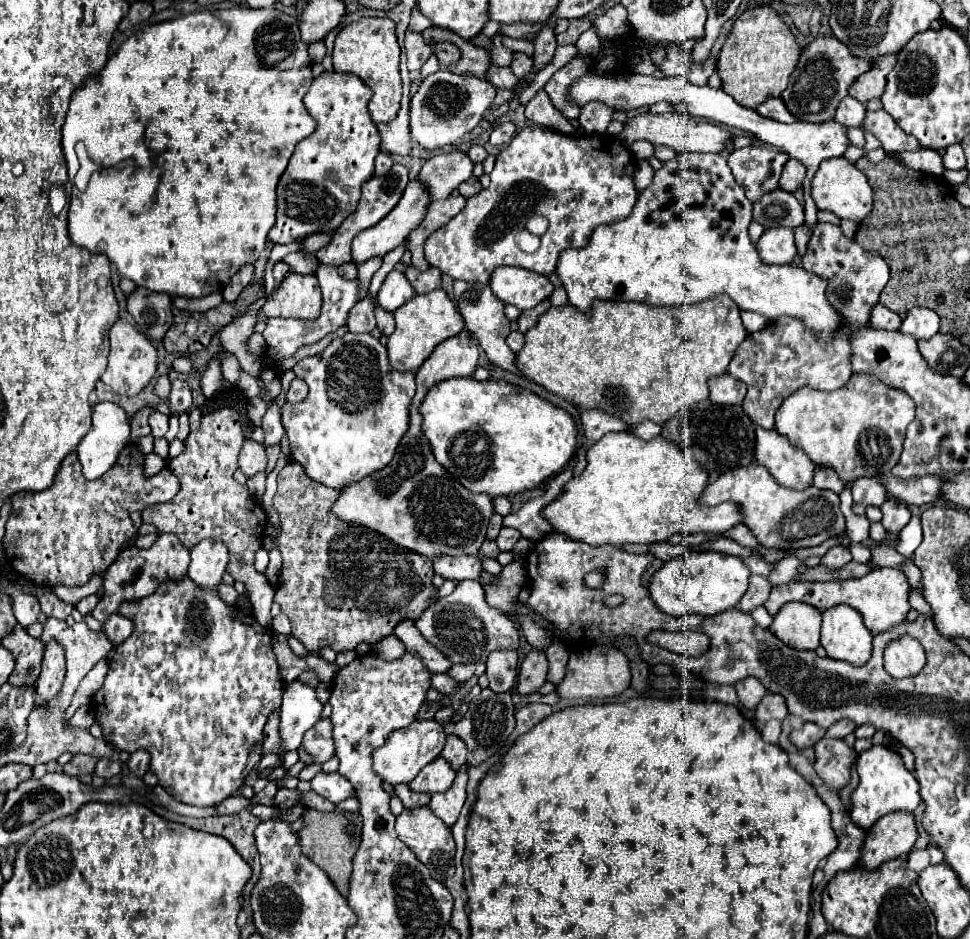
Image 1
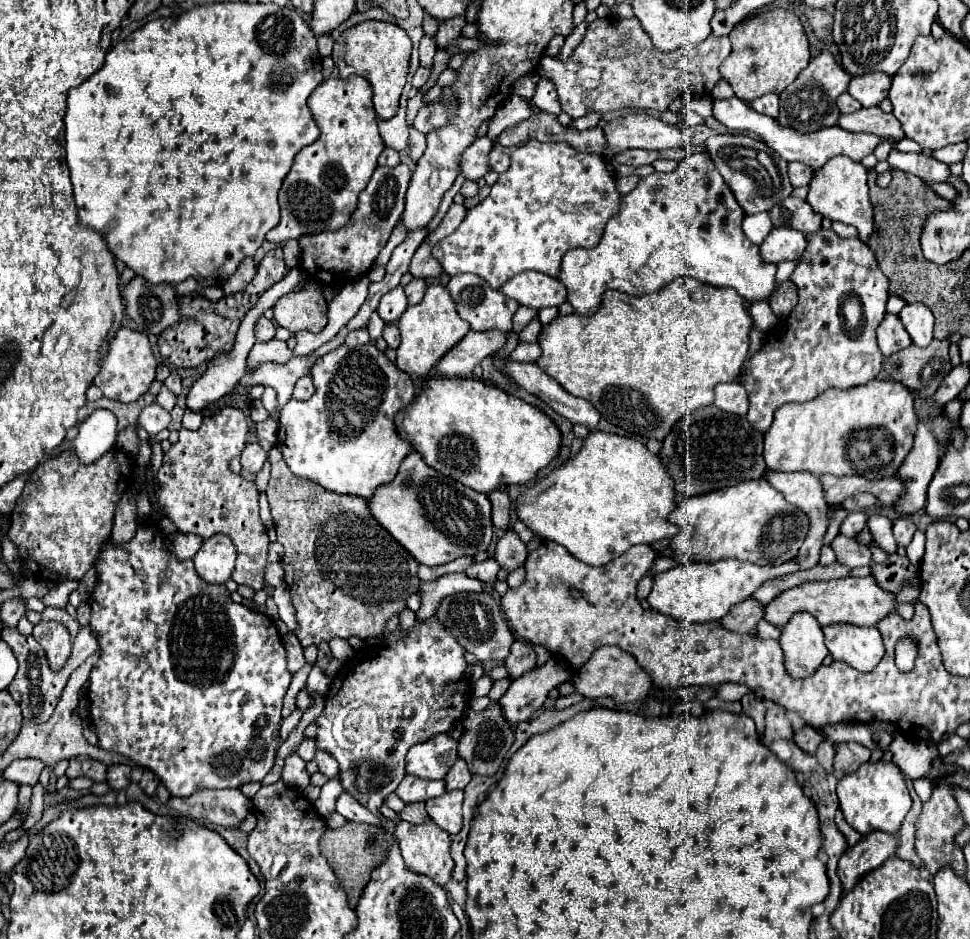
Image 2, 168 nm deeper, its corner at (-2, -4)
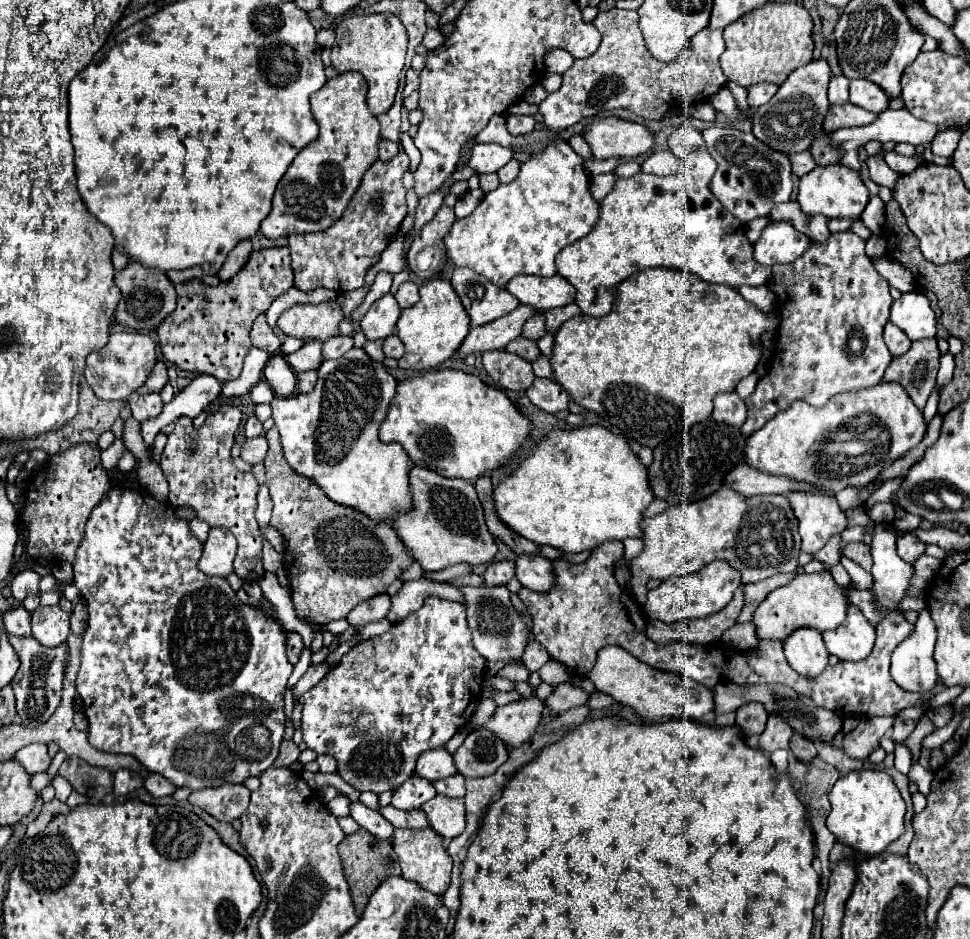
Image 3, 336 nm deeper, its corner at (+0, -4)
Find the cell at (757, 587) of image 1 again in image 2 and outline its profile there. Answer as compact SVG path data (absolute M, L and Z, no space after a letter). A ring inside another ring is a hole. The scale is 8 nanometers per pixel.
M748 598L740 604L736 604L732 608L732 612L728 612L726 616L720 618L720 624L730 630L730 632L738 632L738 634L752 634L756 630L756 624L762 620L764 610L762 604L758 604L756 600Z

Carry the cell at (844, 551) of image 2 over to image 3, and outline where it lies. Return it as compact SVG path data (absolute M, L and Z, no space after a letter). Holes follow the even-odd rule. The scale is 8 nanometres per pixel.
M852 542L852 544L846 544L846 546L842 548L842 556L850 558L850 560L856 562L858 566L862 566L864 570L870 570L870 568L872 568L870 546L864 544L864 542Z

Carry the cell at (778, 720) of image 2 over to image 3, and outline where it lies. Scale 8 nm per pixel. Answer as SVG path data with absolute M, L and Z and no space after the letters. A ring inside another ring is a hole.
M770 716L766 730L760 734L760 748L766 754L772 754L778 748L788 750L788 740L792 734L794 734L794 728L790 728L790 724L782 720L782 716Z

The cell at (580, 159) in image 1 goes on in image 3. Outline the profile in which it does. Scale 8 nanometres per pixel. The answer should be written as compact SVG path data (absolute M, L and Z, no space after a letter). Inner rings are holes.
M552 140L542 152L530 154L516 180L490 190L470 216L456 220L444 244L456 268L470 268L504 288L518 274L554 276L556 254L588 236L598 218L600 202L590 192L584 160L566 140Z

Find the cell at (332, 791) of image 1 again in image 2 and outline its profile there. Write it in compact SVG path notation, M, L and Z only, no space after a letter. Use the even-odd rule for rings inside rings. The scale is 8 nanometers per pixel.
M346 792L340 794L340 798L336 800L336 812L340 812L346 820L350 822L366 822L372 826L380 826L384 824L376 814L372 814L366 806L362 806L360 802L352 800L352 796L348 796Z

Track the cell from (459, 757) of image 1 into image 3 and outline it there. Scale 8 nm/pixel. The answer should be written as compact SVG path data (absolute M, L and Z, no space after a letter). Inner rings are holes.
M454 774L454 776L448 776L448 778L442 778L442 780L436 780L432 782L436 792L442 794L442 796L448 796L448 798L458 798L458 796L464 796L464 778L460 774Z

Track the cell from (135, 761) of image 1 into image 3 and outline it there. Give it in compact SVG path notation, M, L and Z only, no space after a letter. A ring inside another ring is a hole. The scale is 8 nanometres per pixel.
M150 774L150 776L146 776L144 778L144 788L152 794L152 796L156 796L156 798L160 798L160 796L170 796L176 788L168 782L168 780L164 780L164 776L160 776L160 774Z

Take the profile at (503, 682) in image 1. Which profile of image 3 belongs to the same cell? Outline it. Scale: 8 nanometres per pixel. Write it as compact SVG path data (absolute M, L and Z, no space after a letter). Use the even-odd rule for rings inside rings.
M530 642L522 654L522 664L534 672L534 670L540 670L542 664L546 664L550 660L550 654L546 652L544 646L540 646L538 642Z

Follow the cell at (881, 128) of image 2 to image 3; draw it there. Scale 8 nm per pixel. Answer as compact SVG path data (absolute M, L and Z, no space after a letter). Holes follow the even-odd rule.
M832 104L828 110L828 116L824 120L824 132L834 132L840 128L854 128L854 126L866 126L876 120L878 114L868 112L864 108L858 108L854 104L842 104L836 106Z

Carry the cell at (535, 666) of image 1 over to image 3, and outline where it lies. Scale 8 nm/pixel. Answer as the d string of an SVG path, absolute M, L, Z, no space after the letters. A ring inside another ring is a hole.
M538 696L520 698L516 702L498 706L494 718L490 718L484 728L494 732L508 746L520 746L536 732L542 718L544 702Z

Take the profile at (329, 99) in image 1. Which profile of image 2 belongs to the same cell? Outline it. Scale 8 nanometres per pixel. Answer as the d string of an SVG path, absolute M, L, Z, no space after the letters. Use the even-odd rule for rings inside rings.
M360 76L328 78L312 92L308 106L320 128L320 138L308 148L300 150L300 156L296 156L292 170L284 178L284 184L280 188L280 224L268 232L268 242L282 244L304 234L318 234L324 230L342 228L356 210L358 194L372 178L372 172L378 166L378 154L384 150L384 142L376 126L376 112L372 106L372 86L368 84L368 80Z

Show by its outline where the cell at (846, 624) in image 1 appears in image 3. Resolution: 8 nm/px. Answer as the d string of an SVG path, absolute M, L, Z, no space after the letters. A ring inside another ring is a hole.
M850 604L846 620L836 630L822 632L822 638L830 654L846 662L858 662L866 660L866 656L870 656L874 650L876 632L864 614L854 604Z

